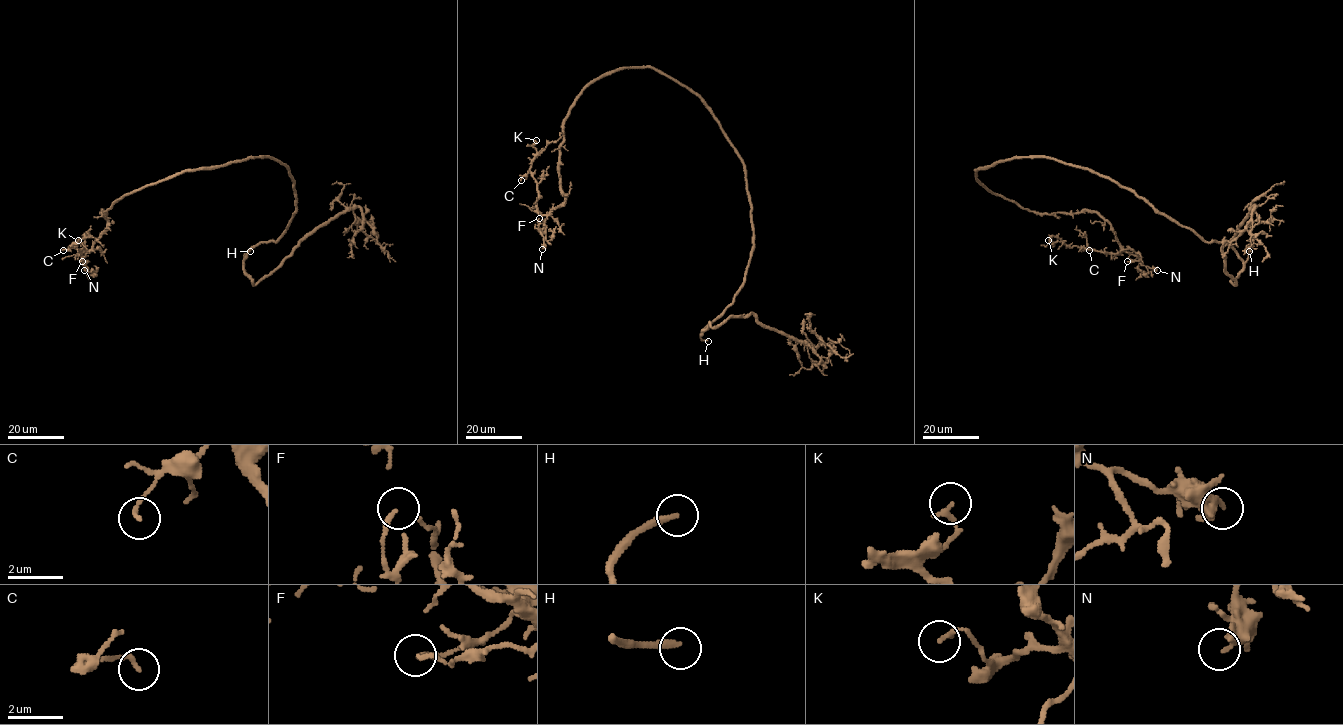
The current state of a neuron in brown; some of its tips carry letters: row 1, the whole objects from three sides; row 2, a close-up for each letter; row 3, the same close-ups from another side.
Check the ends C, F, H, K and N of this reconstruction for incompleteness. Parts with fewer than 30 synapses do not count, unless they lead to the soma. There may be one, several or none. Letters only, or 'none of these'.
H

